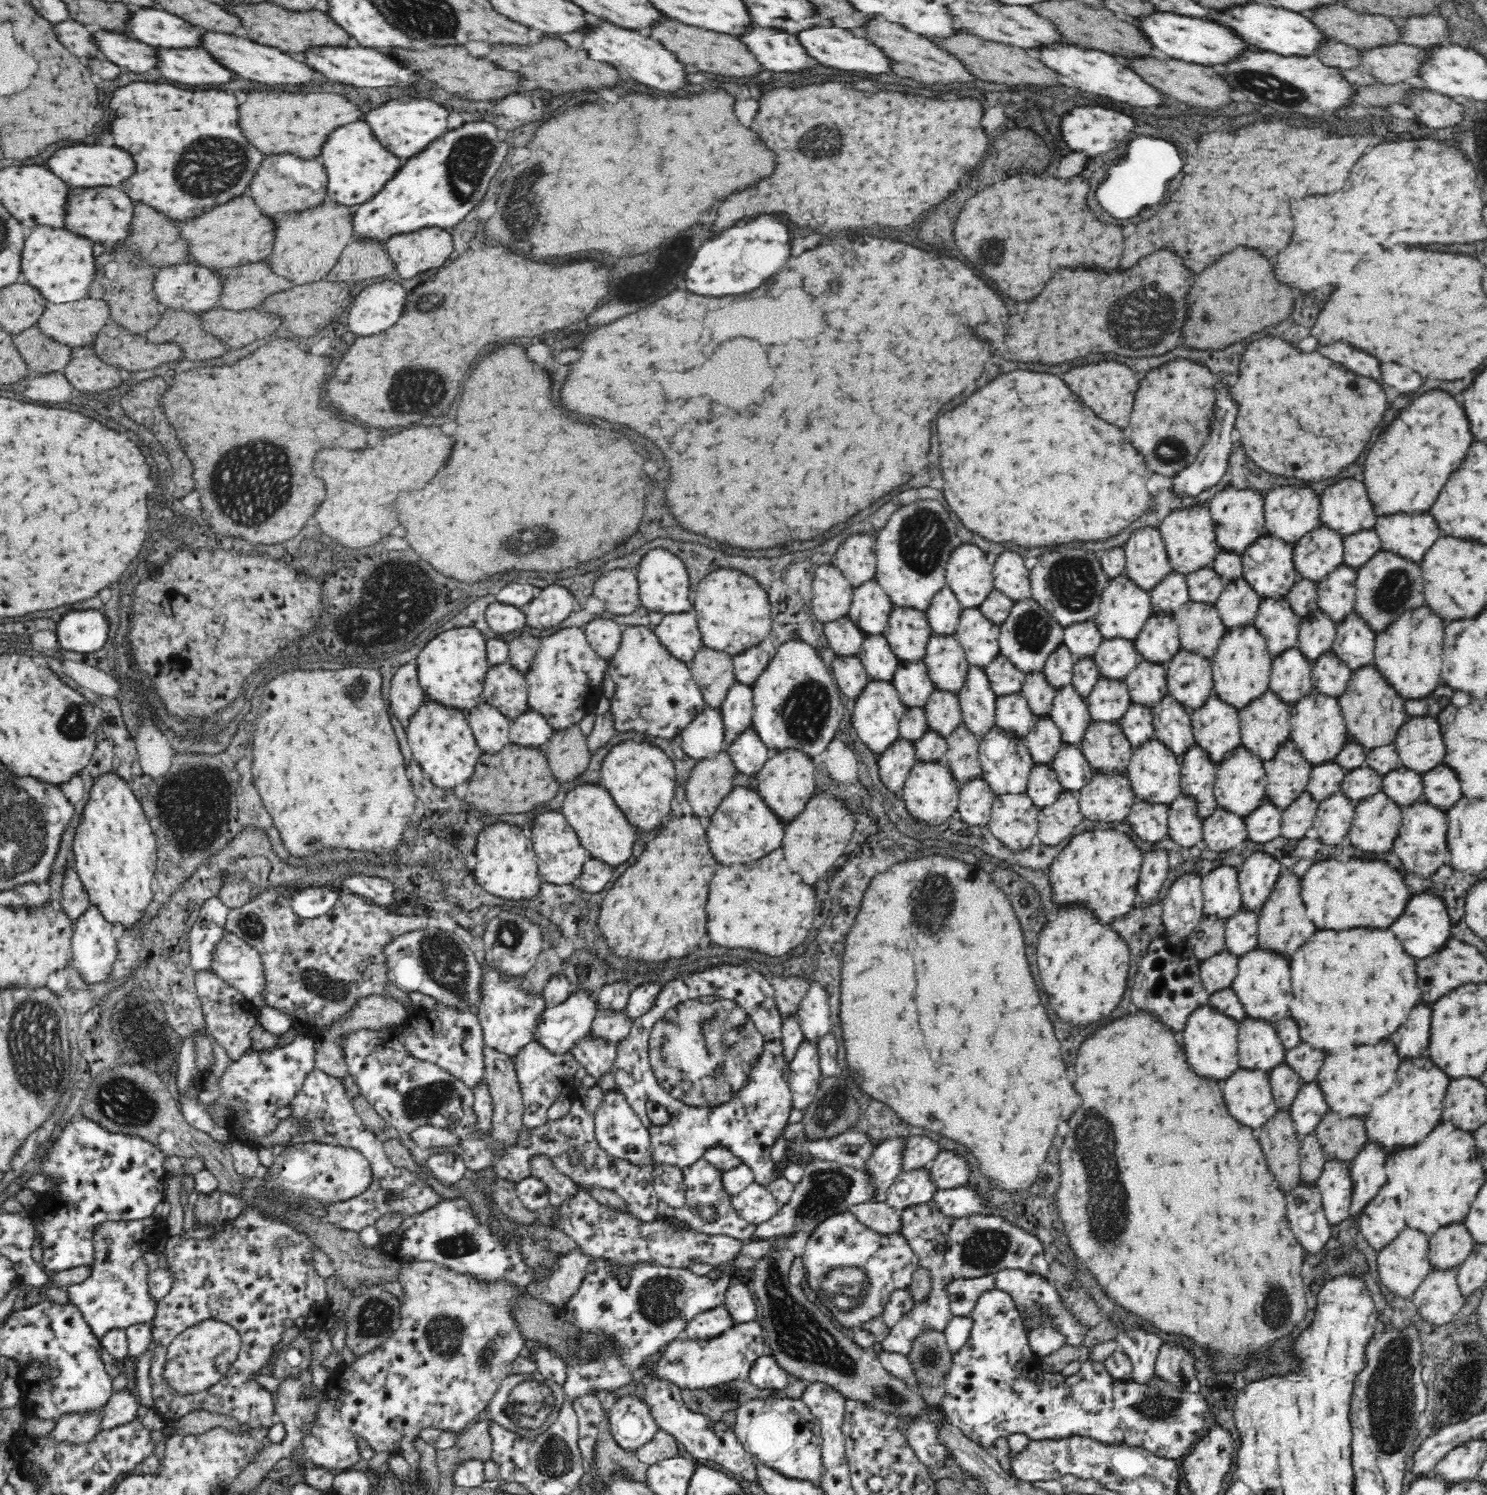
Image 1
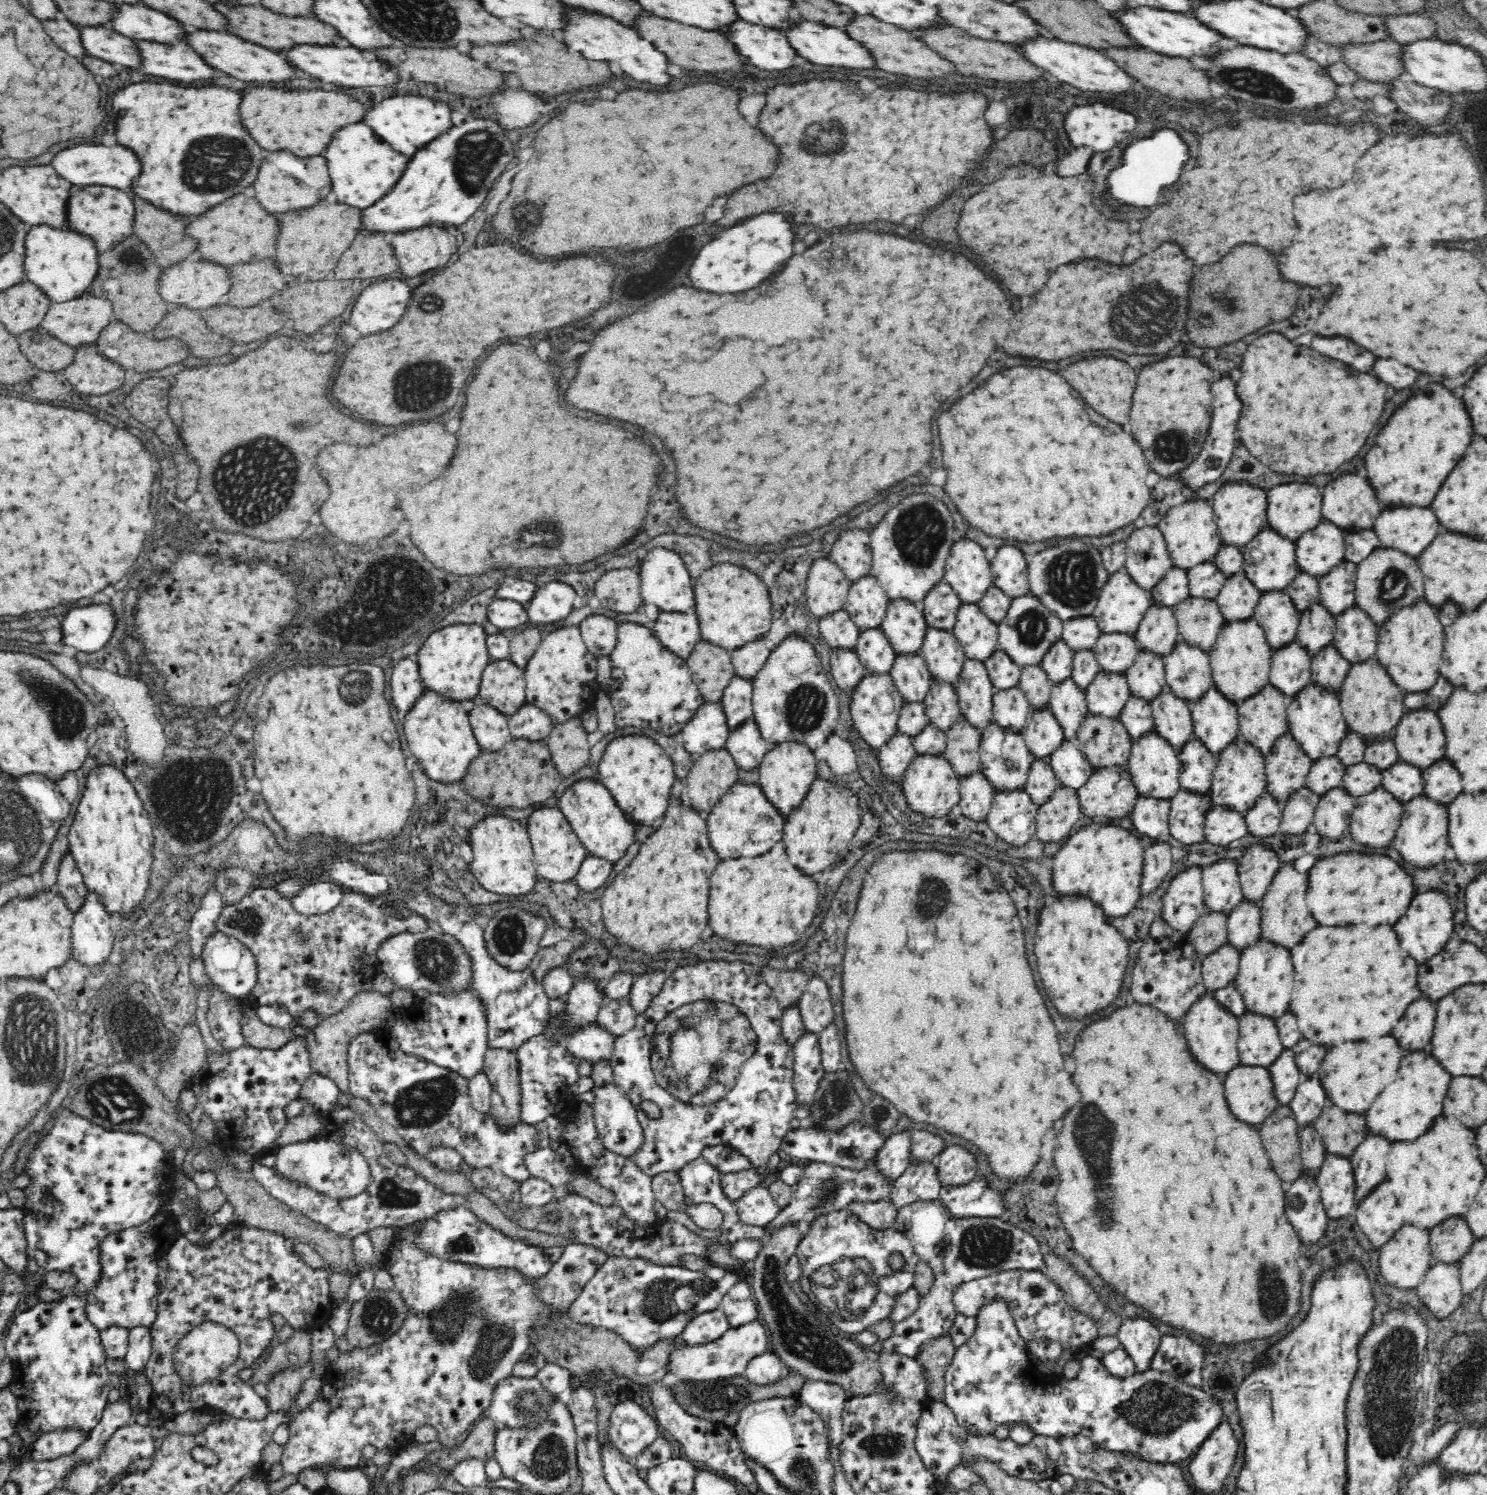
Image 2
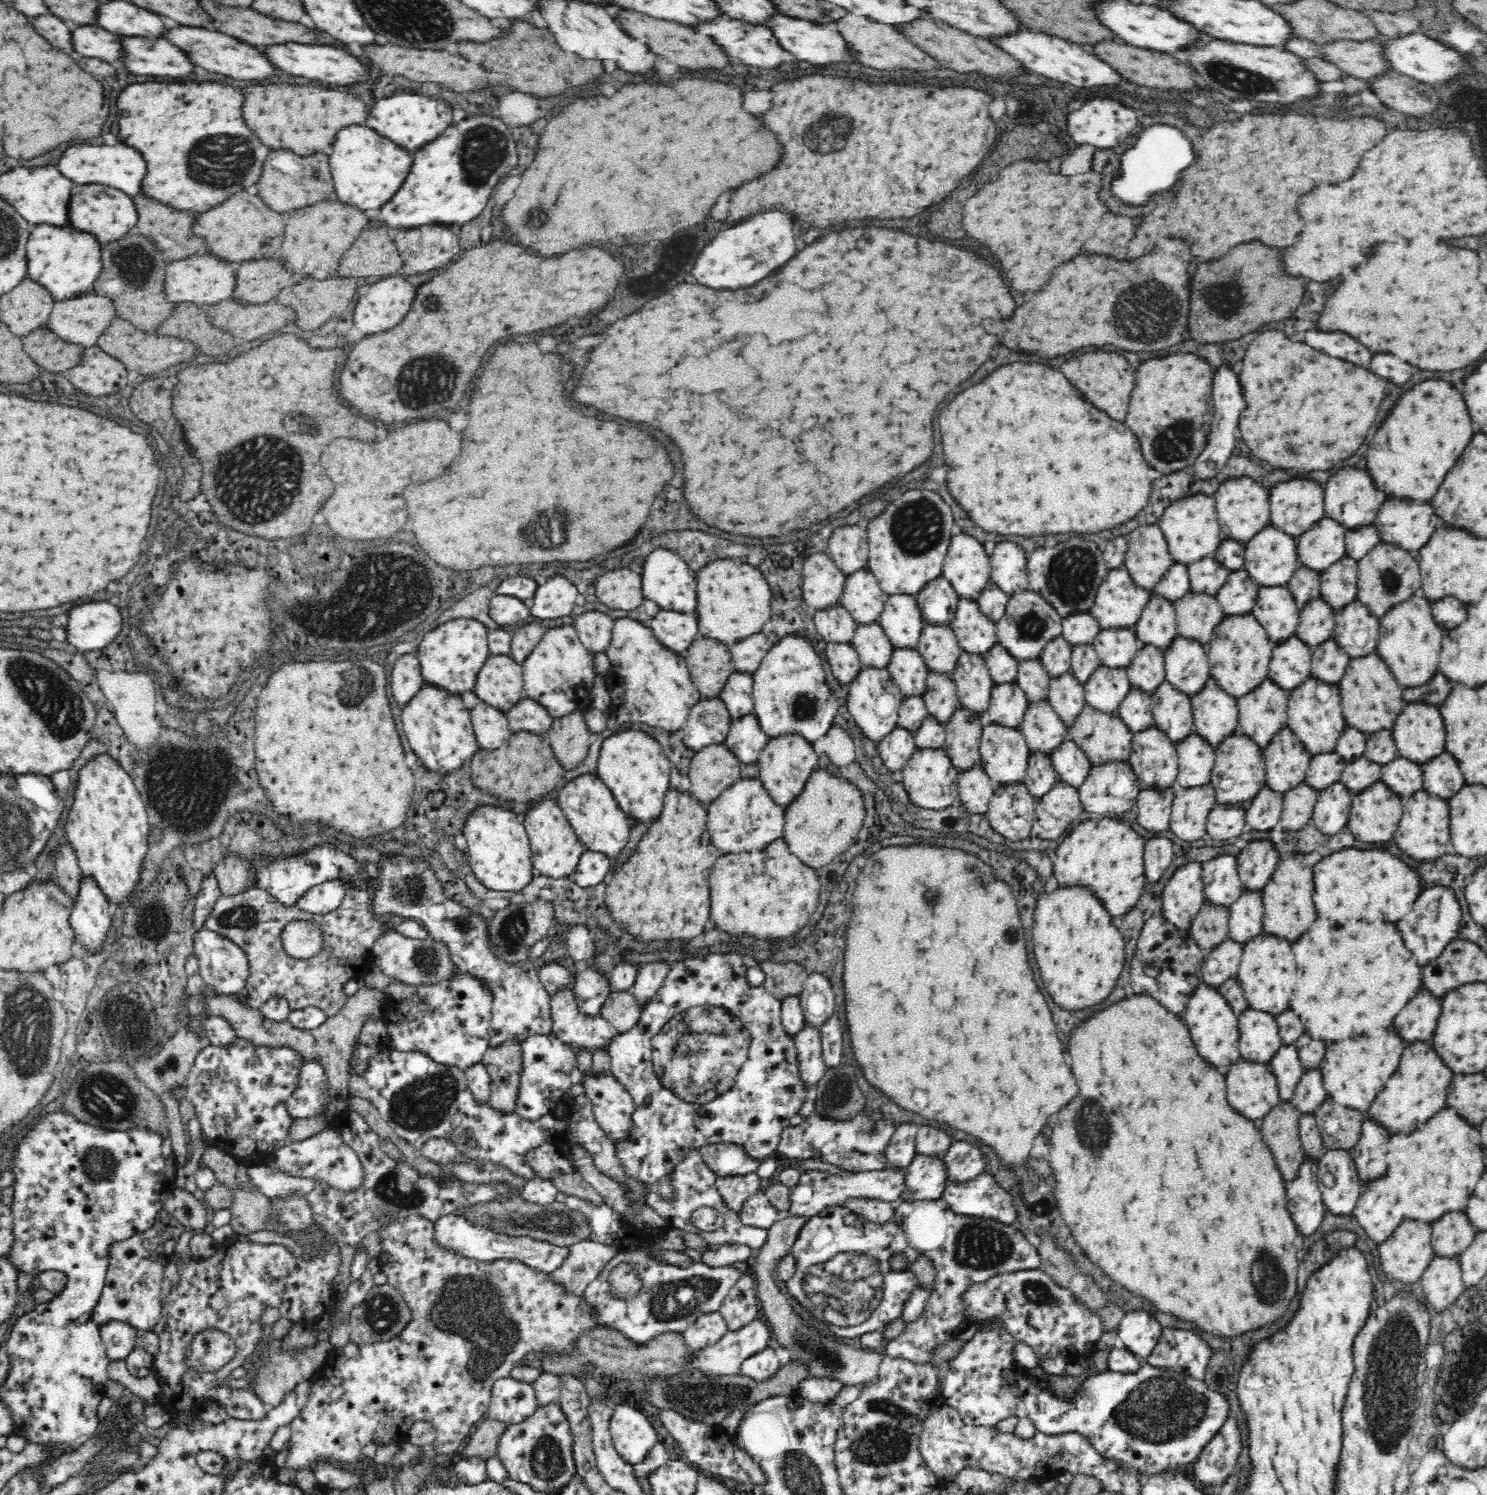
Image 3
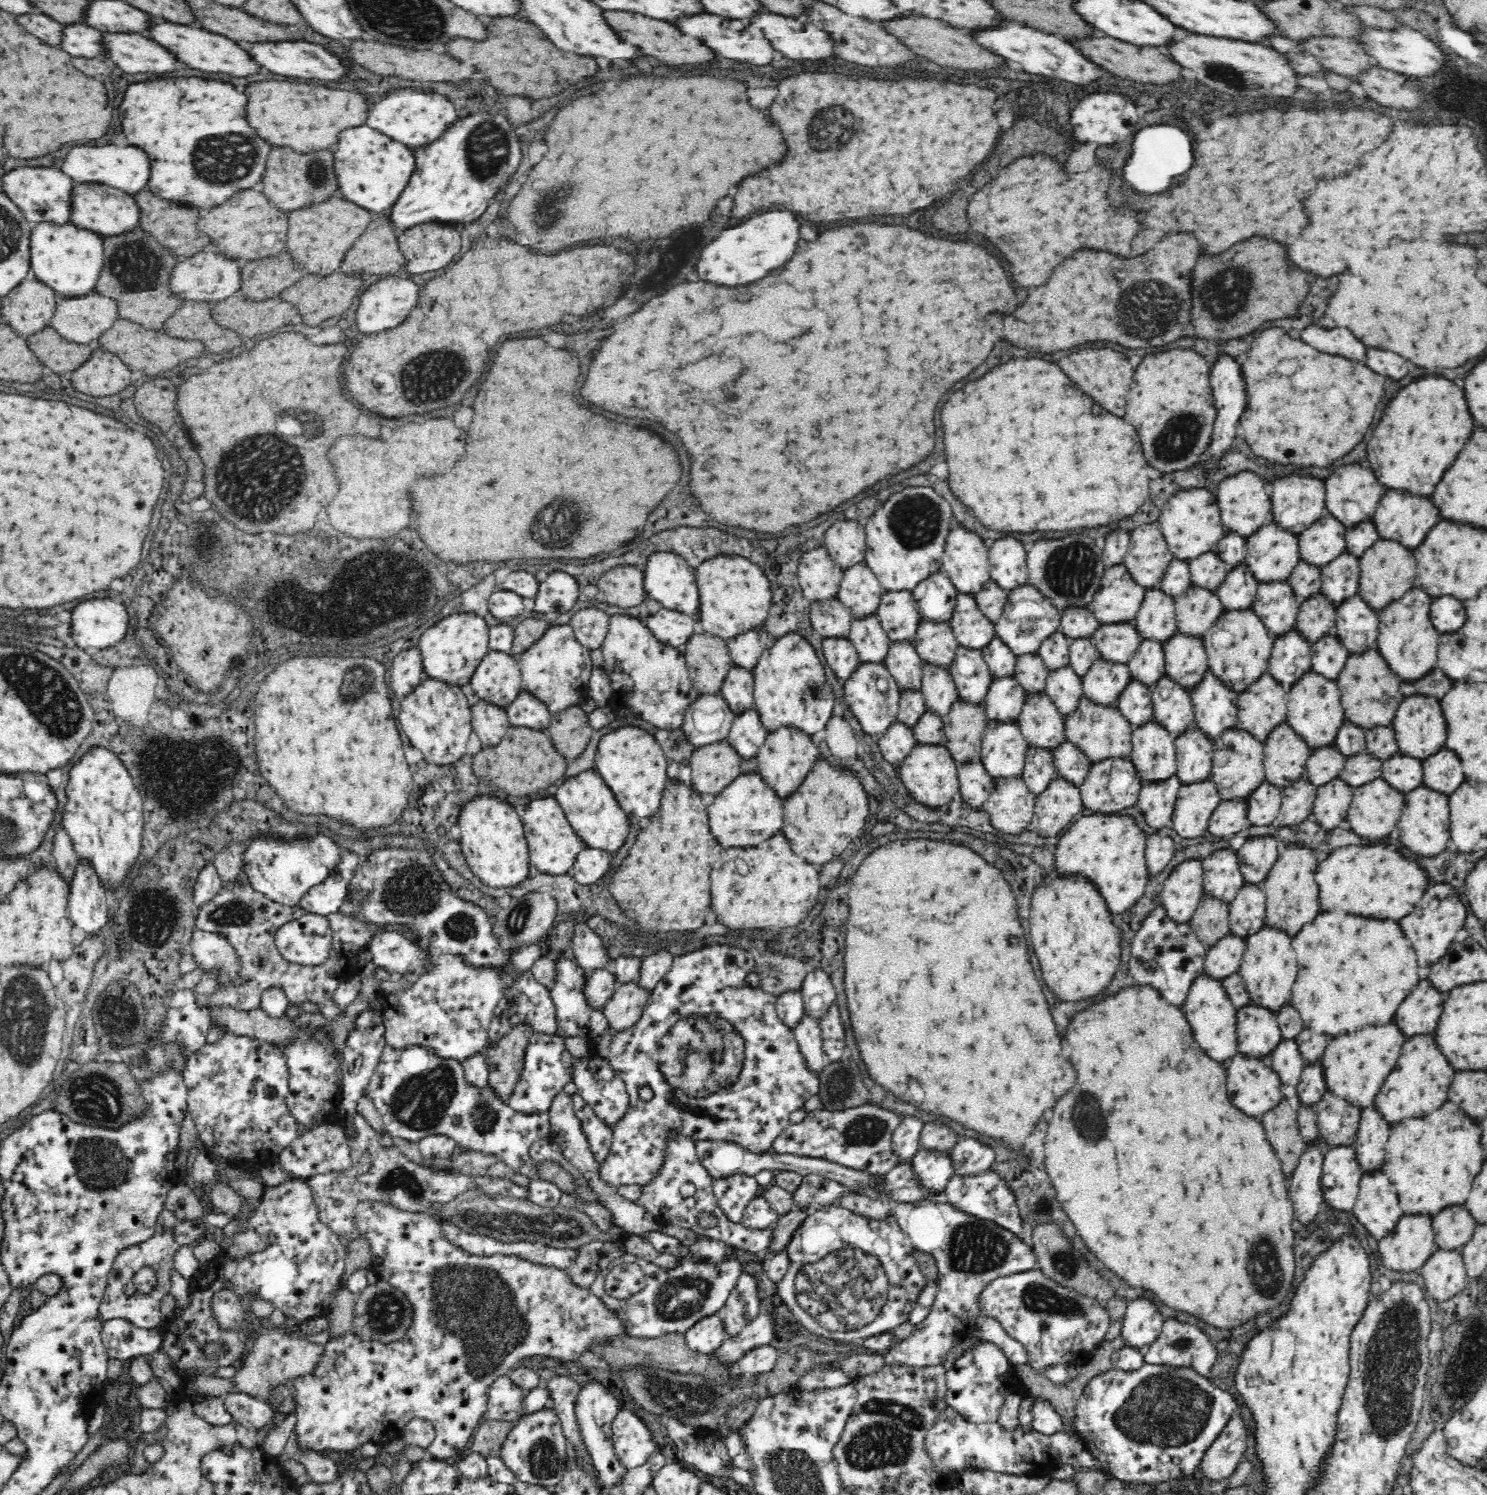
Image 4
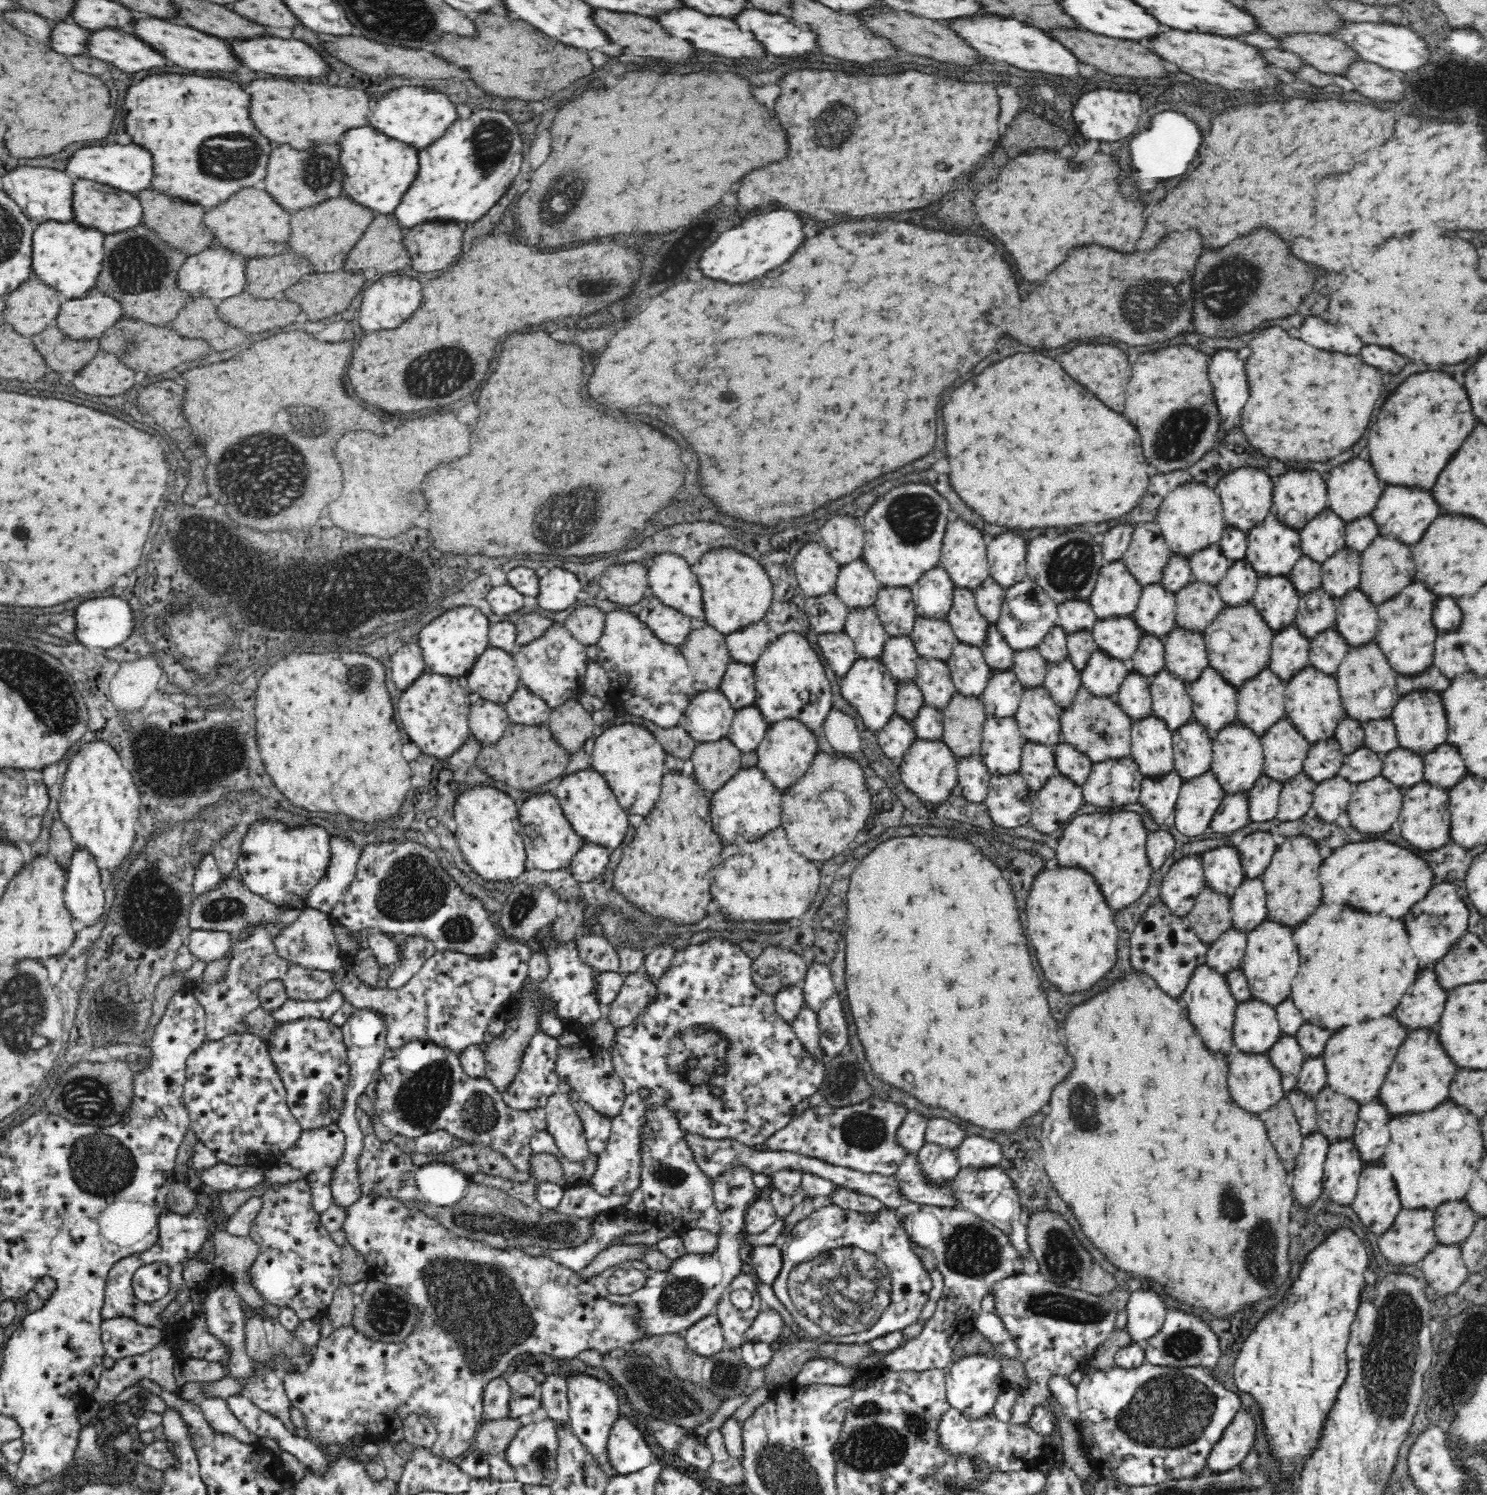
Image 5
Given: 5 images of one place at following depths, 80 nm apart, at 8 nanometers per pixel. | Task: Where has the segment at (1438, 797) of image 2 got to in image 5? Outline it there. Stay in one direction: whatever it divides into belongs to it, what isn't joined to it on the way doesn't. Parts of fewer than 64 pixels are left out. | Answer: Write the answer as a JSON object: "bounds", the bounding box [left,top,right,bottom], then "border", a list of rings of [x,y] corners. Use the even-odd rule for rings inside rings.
{"bounds":[1424,744,1466,790],"border":[[[1448,744],[1436,748],[1424,758],[1424,780],[1432,786],[1448,790],[1454,788],[1464,776],[1466,776],[1464,760]]]}

